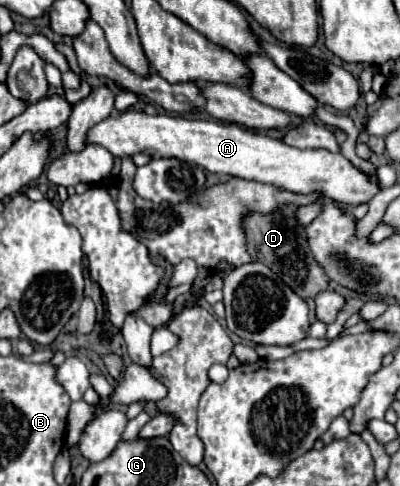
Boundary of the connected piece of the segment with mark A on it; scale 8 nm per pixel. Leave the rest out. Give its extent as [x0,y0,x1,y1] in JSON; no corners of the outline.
[87,111,381,207]

